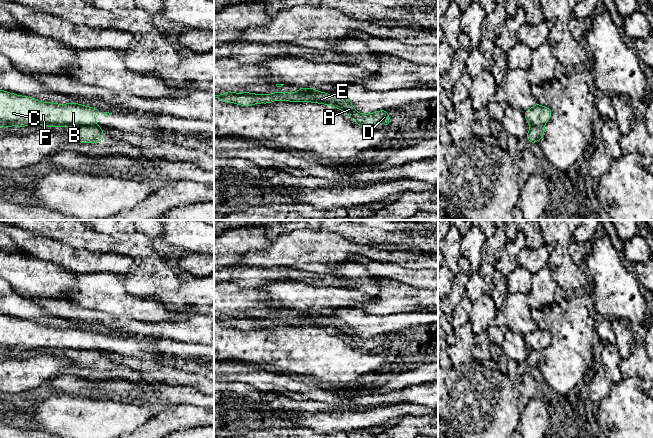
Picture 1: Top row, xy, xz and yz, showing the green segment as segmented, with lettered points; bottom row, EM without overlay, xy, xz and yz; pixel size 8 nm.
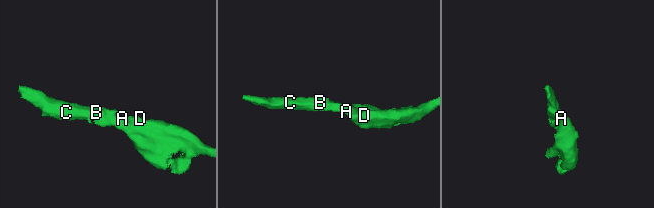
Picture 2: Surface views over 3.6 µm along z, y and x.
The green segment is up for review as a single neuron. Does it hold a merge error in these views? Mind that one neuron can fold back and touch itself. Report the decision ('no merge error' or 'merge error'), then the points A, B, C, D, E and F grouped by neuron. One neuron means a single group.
merge error; groups A D E / B C F

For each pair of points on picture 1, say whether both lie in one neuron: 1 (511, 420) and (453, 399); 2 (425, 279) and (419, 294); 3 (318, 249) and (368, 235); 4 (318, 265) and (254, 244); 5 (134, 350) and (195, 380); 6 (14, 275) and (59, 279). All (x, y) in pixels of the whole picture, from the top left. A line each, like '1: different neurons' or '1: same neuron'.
1: same neuron
2: different neurons
3: different neurons
4: different neurons
5: different neurons
6: same neuron

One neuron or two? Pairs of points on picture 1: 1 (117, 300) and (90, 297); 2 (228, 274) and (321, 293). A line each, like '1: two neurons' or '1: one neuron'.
1: one neuron
2: two neurons

